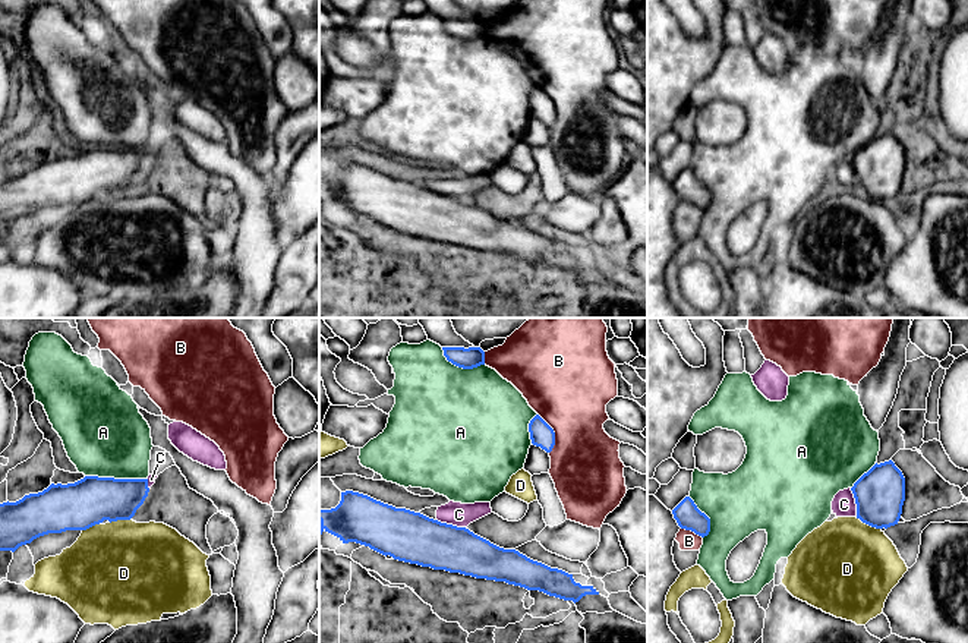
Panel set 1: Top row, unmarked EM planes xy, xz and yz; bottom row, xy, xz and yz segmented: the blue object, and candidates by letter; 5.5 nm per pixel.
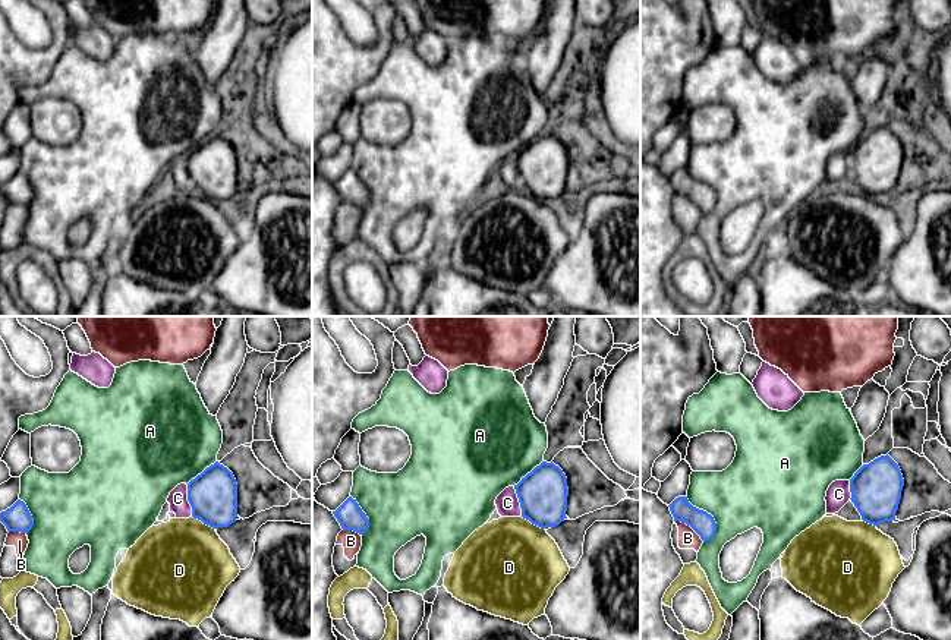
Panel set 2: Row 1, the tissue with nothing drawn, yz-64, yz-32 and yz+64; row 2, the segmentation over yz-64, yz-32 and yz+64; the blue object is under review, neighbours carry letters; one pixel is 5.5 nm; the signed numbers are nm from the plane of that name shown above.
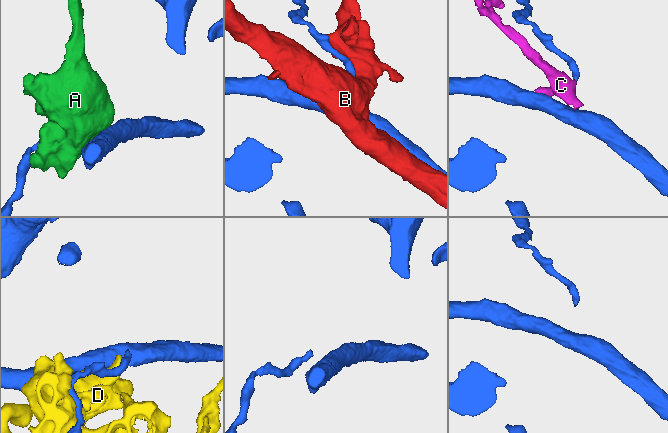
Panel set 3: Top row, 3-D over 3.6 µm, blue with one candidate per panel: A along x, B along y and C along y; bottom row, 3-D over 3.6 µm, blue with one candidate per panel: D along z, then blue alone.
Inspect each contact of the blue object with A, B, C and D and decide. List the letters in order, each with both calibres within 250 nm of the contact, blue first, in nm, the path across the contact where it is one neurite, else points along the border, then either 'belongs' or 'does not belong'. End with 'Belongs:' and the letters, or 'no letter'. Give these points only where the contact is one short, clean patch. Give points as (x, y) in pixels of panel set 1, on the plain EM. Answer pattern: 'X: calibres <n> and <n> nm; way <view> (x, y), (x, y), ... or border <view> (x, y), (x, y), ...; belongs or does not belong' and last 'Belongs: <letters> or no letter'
A: calibres 260 and 460 nm; does not belong
B: calibres 130 and 420 nm; does not belong
C: calibres 280 and 130 nm; belongs
D: calibres 280 and 500 nm; does not belong
Belongs: C

